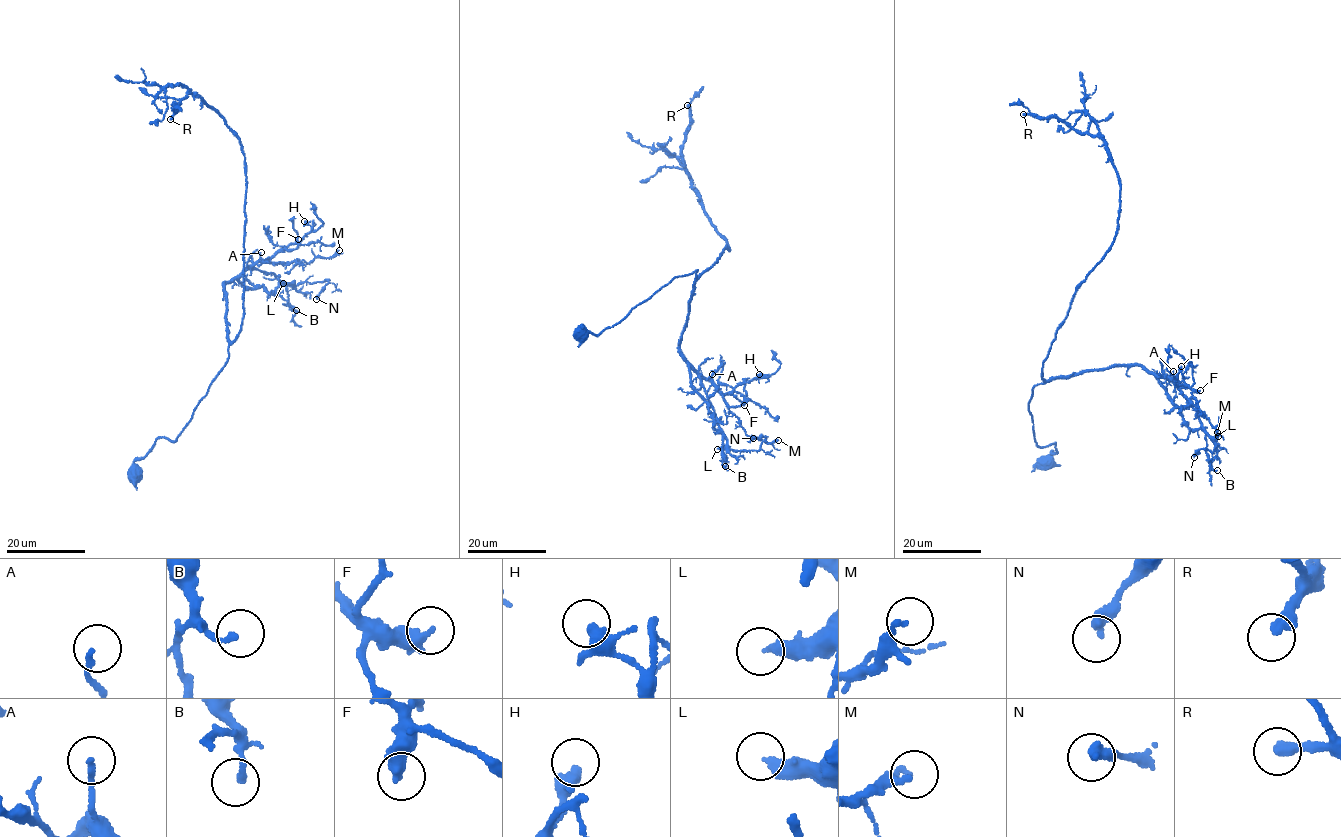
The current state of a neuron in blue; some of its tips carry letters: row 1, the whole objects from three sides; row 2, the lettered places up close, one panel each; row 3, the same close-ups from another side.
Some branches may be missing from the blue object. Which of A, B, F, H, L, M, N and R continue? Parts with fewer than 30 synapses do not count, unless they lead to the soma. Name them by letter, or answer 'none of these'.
R

